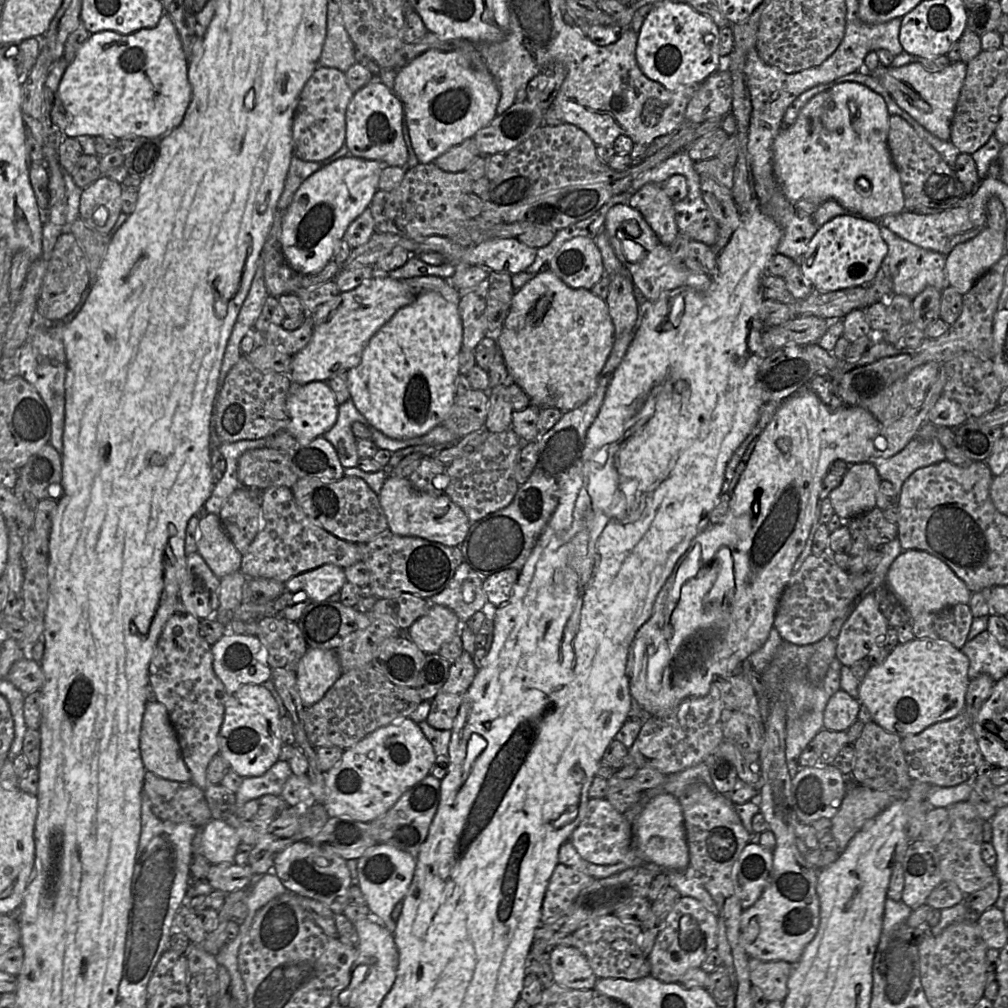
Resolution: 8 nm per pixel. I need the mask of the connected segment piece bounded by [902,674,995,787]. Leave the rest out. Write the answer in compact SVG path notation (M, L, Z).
M987 674L969 680L964 709L955 717L931 725L917 735L902 739L902 749L912 781L931 786L952 787L972 781L984 760L973 724L982 705L990 697L995 681Z

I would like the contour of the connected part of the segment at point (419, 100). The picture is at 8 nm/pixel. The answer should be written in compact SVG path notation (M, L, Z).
M429 49L404 67L397 70L393 92L404 106L404 122L409 131L413 150L419 163L428 164L451 147L472 138L476 132L487 126L497 115L496 107L500 92L483 58L480 65L473 66L461 52Z

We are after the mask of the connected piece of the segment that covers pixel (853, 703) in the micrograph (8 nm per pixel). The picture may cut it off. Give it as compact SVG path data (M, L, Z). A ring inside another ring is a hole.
M838 690L829 699L824 711L824 729L847 731L858 719L860 710L858 699L843 690Z

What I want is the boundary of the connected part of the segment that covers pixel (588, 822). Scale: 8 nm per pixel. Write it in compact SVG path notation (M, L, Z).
M606 798L589 799L585 814L568 840L586 861L596 865L613 865L620 862L633 846L631 824Z

